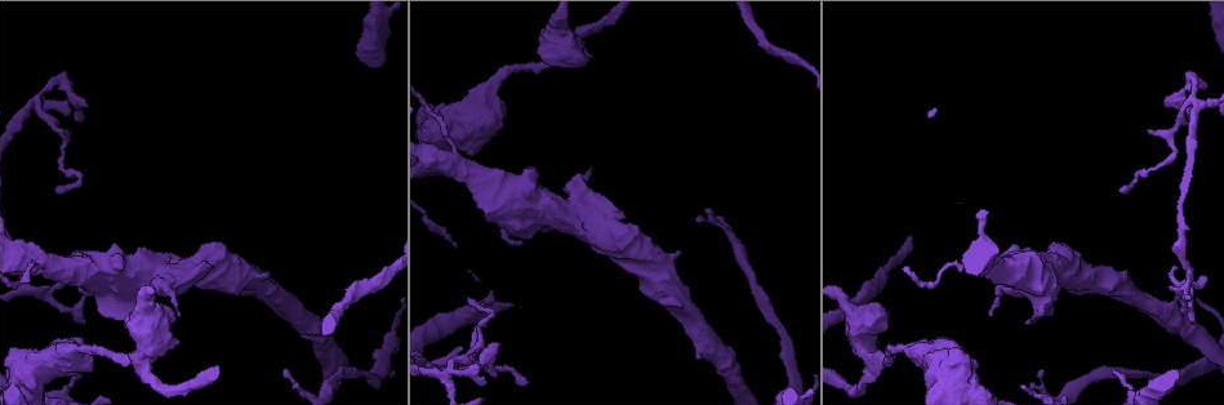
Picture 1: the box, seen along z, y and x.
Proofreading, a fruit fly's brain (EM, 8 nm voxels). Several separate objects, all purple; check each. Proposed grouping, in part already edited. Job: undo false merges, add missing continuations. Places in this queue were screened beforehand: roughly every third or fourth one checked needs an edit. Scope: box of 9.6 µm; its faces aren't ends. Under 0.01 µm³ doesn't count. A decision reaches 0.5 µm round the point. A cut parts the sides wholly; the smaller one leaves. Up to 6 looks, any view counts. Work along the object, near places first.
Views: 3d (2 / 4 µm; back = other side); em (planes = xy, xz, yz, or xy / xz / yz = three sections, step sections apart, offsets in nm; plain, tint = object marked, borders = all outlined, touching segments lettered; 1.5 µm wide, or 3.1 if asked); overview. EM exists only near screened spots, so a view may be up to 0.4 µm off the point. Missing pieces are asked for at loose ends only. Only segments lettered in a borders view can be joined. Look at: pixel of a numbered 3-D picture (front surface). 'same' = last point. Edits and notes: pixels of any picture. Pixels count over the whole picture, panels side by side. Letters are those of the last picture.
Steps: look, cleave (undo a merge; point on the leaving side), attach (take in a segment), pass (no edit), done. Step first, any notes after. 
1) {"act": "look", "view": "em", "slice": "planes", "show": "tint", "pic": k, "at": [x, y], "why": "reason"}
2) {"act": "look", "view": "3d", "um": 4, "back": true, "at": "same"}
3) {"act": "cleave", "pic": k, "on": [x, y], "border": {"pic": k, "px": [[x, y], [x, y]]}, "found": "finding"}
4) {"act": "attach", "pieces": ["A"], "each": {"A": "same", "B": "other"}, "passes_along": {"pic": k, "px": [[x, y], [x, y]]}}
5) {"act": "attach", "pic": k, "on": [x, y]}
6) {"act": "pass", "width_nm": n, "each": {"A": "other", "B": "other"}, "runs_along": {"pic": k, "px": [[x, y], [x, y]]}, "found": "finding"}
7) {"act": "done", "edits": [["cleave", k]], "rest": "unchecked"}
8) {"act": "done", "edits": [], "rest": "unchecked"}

{"act": "look", "view": "3d", "um": 4, "pic": 1, "at": [55, 187], "why": "thin end"}

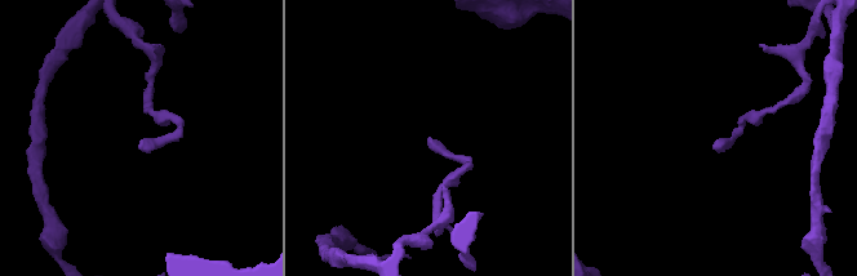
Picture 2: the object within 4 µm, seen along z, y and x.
{"act": "look", "view": "em", "slice": "planes", "show": "plain", "pic": 2, "at": [715, 141]}

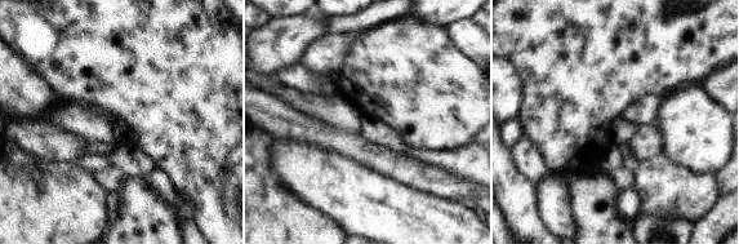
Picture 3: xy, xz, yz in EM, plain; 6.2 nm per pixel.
{"act": "look", "view": "em", "slice": "planes", "show": "borders", "at": "same", "why": "what lies round it"}

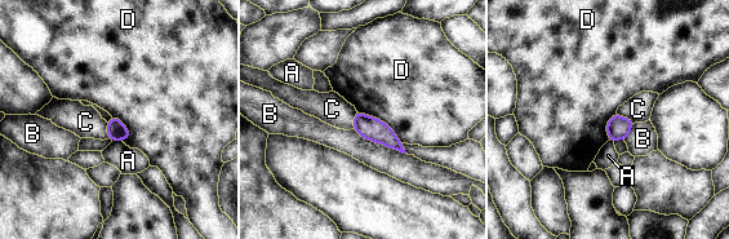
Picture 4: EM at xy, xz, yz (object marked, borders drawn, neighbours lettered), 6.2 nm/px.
{"act": "pass", "each": {"A": "other", "B": "other", "C": "other", "D": "other"}, "border": {"pic": 4, "px": [[356, 110], [385, 122], [403, 142]]}, "found": "no lettered segment goes on from it"}

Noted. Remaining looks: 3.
{"act": "look", "view": "em", "slice": "planes", "show": "borders", "pic": 1, "at": [40, 101], "why": "looks like a crossing"}

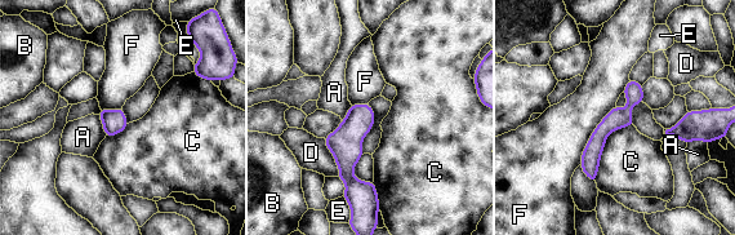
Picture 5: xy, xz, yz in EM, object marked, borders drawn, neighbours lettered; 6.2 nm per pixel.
{"act": "pass", "each": {"A": "other", "B": "other", "C": "other", "D": "other", "E": "other", "F": "other"}, "border": {"pic": 5, "px": [[632, 124], [609, 134], [595, 181]]}, "found": "continuous, no second cell"}

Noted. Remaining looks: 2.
{"act": "look", "view": "em", "slice": "planes", "show": "borders", "pic": 1, "at": [1116, 370], "why": "branch stops here"}

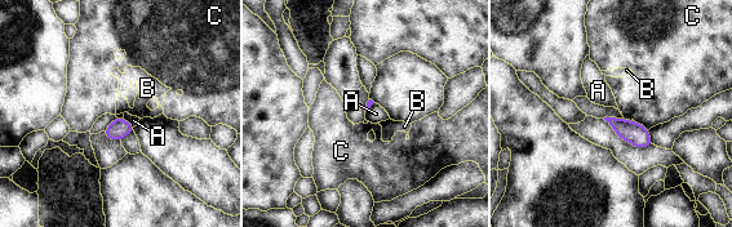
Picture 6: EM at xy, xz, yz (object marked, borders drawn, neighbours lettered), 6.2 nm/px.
{"act": "pass", "each": {"A": "other", "B": "other", "C": "other"}, "border": {"pic": 6, "px": [[124, 118], [133, 127]]}, "found": "no lettered segment goes on from it"}

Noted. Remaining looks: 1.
{"act": "done", "edits": [], "rest": "unchecked"}

